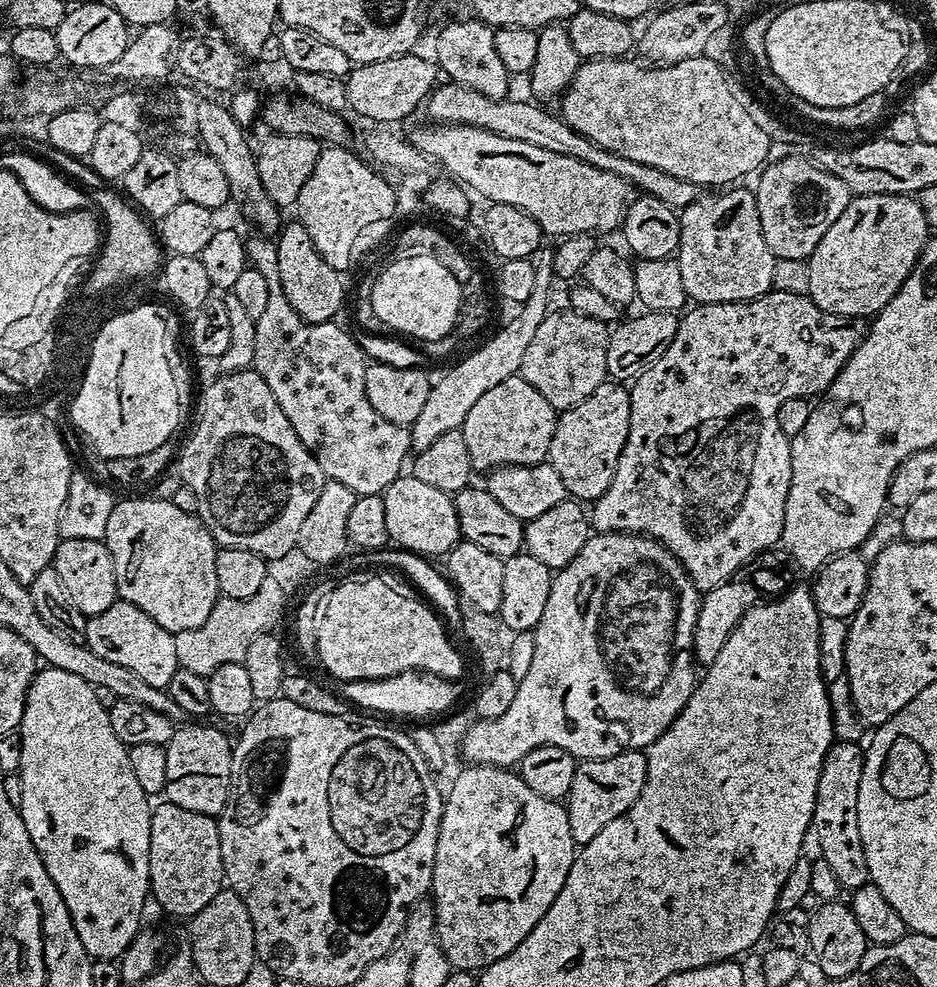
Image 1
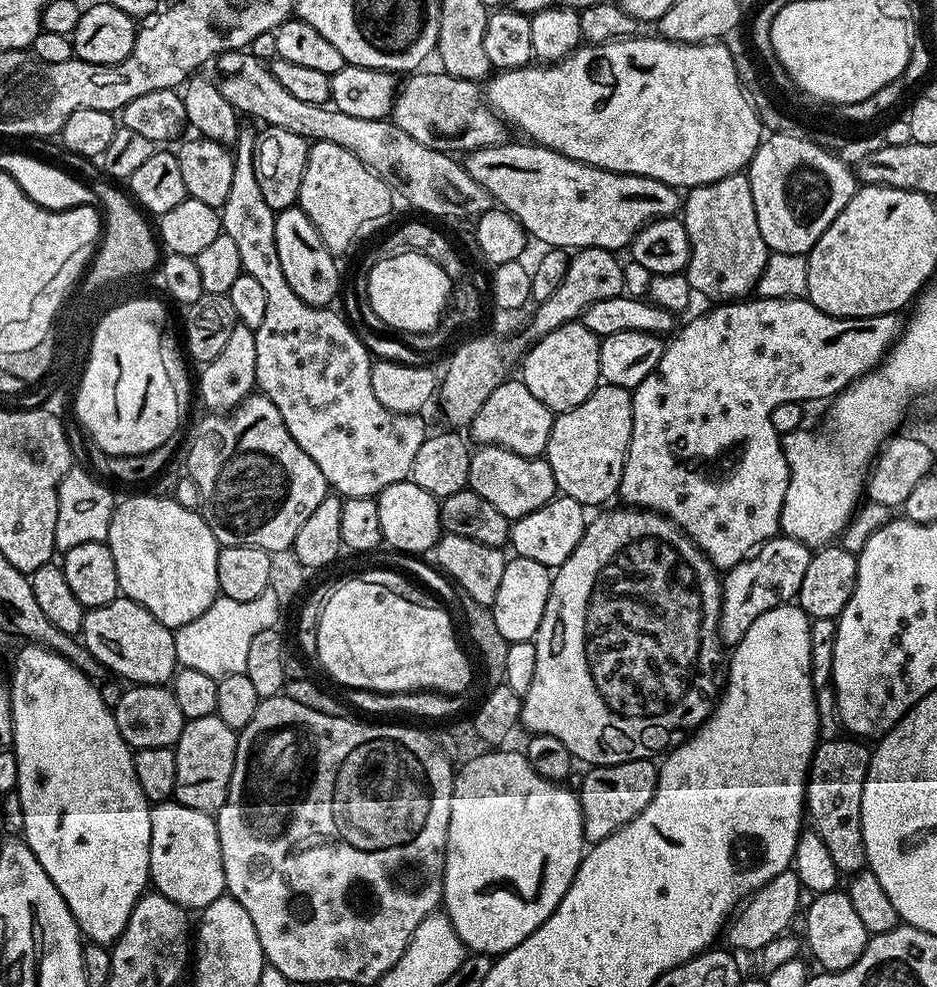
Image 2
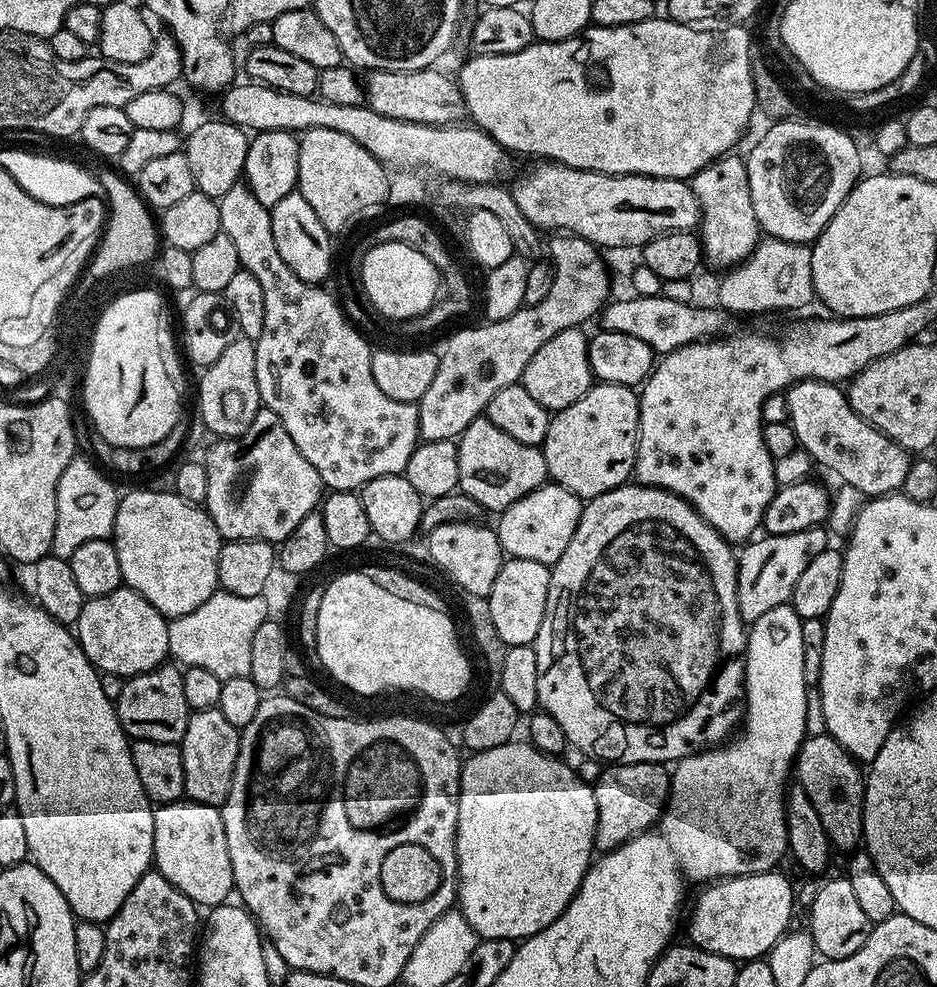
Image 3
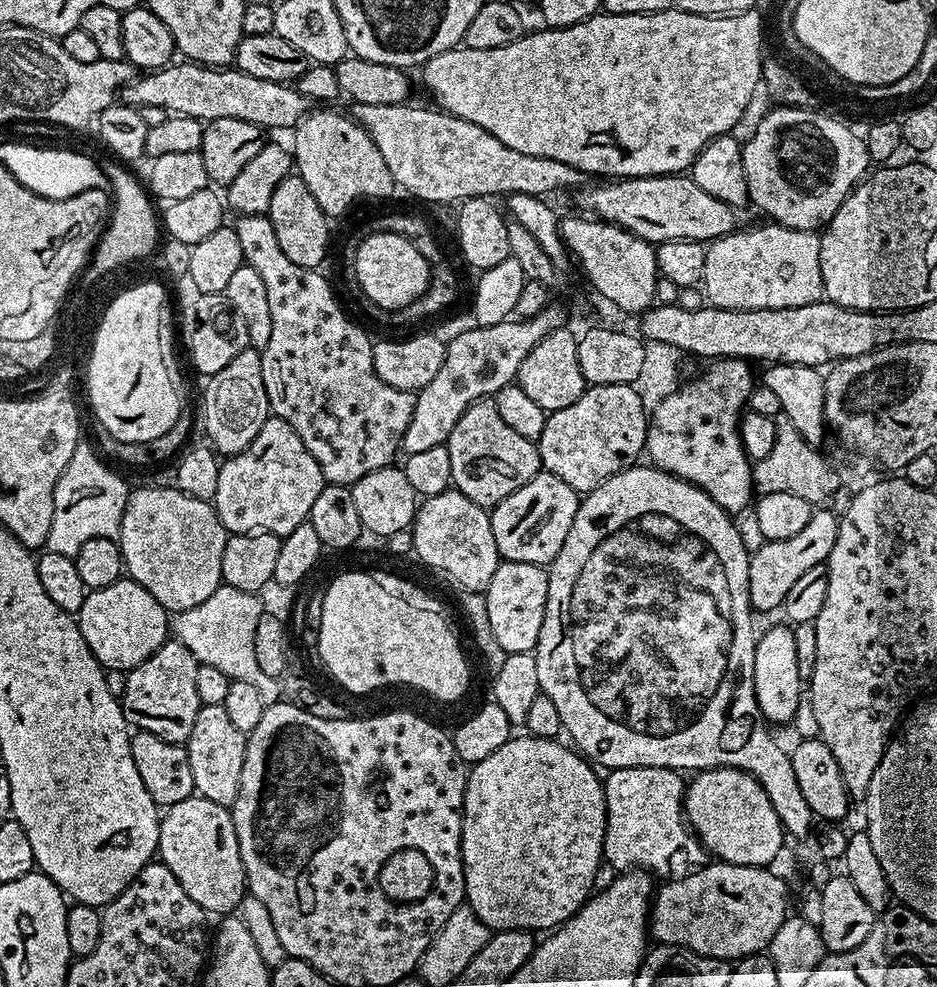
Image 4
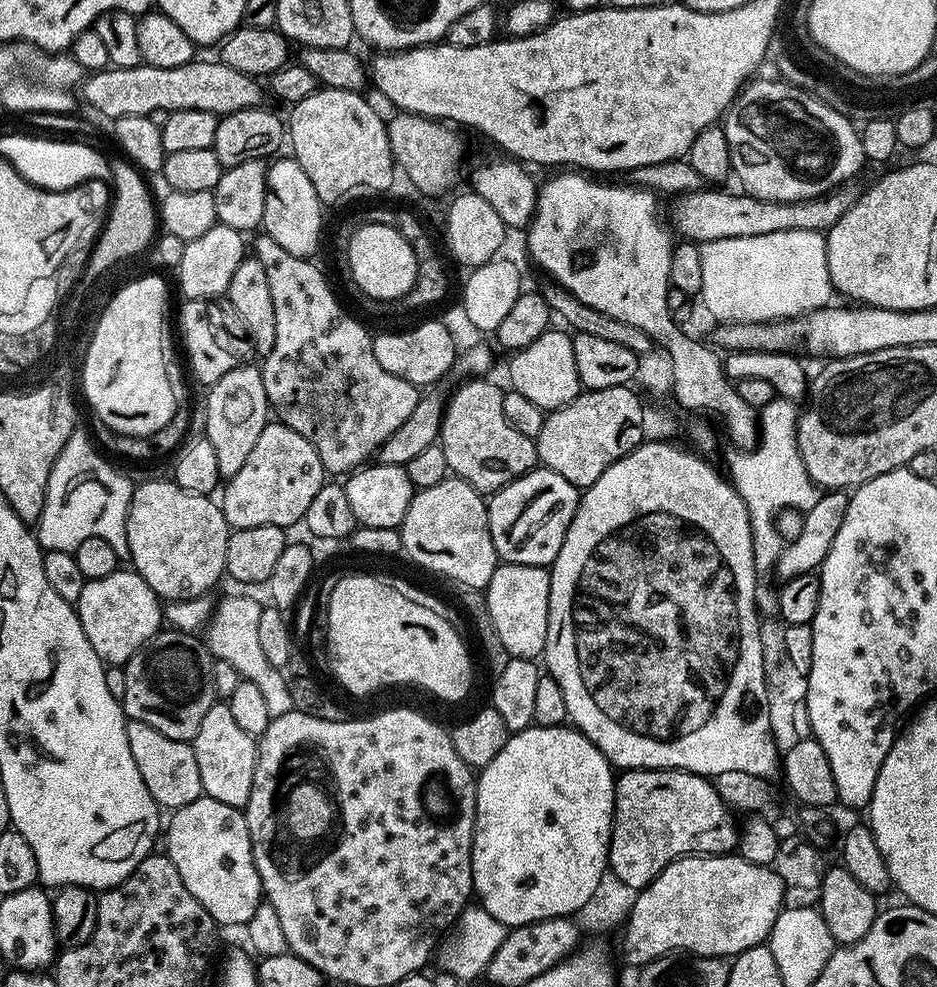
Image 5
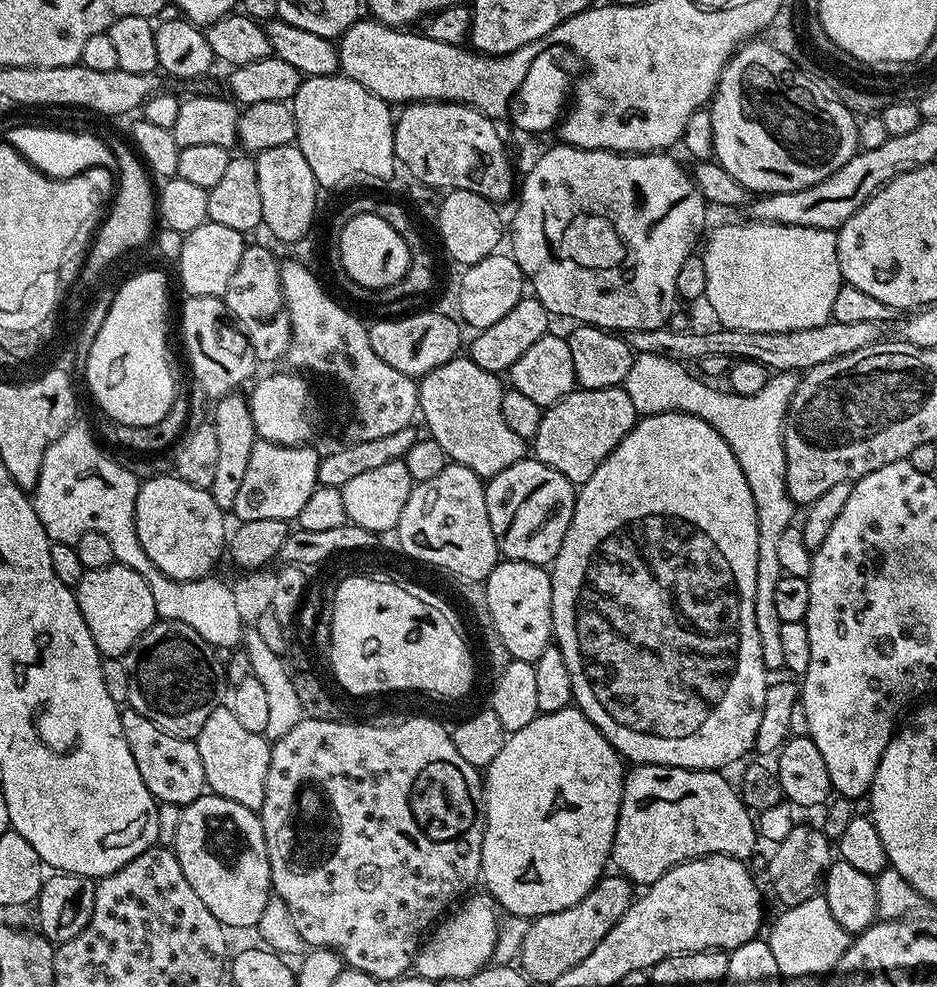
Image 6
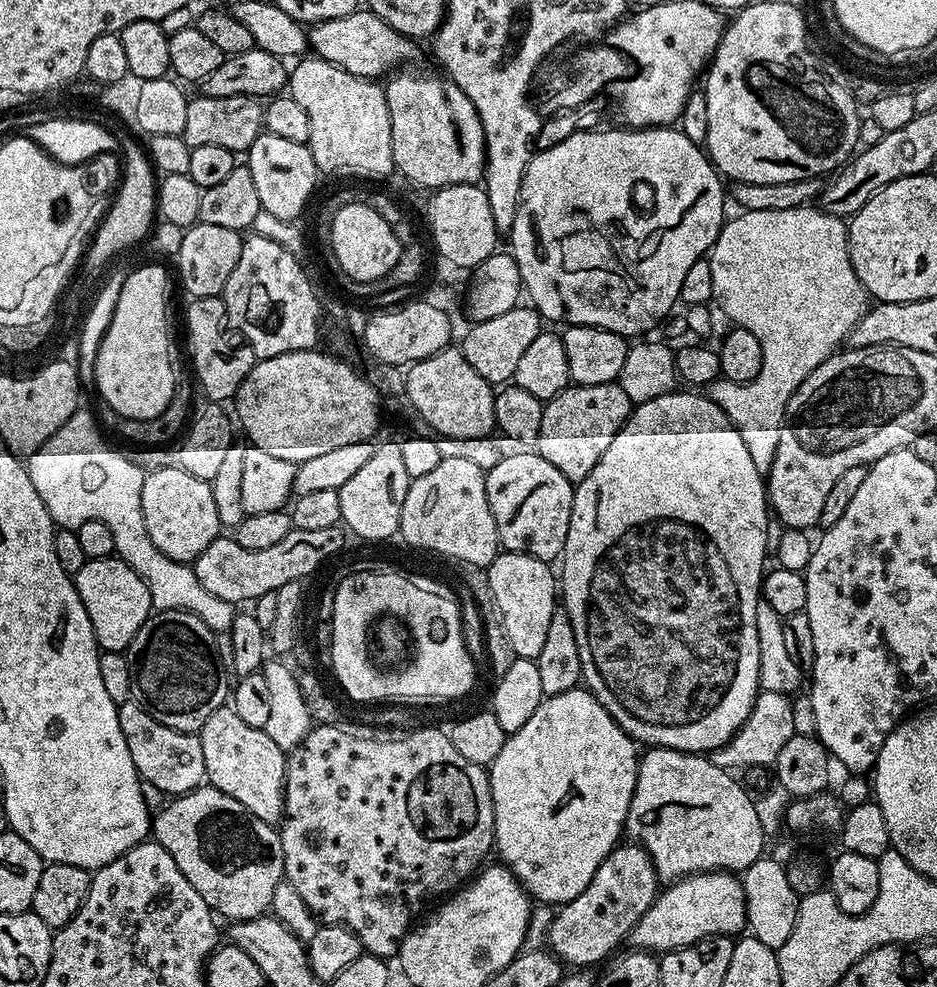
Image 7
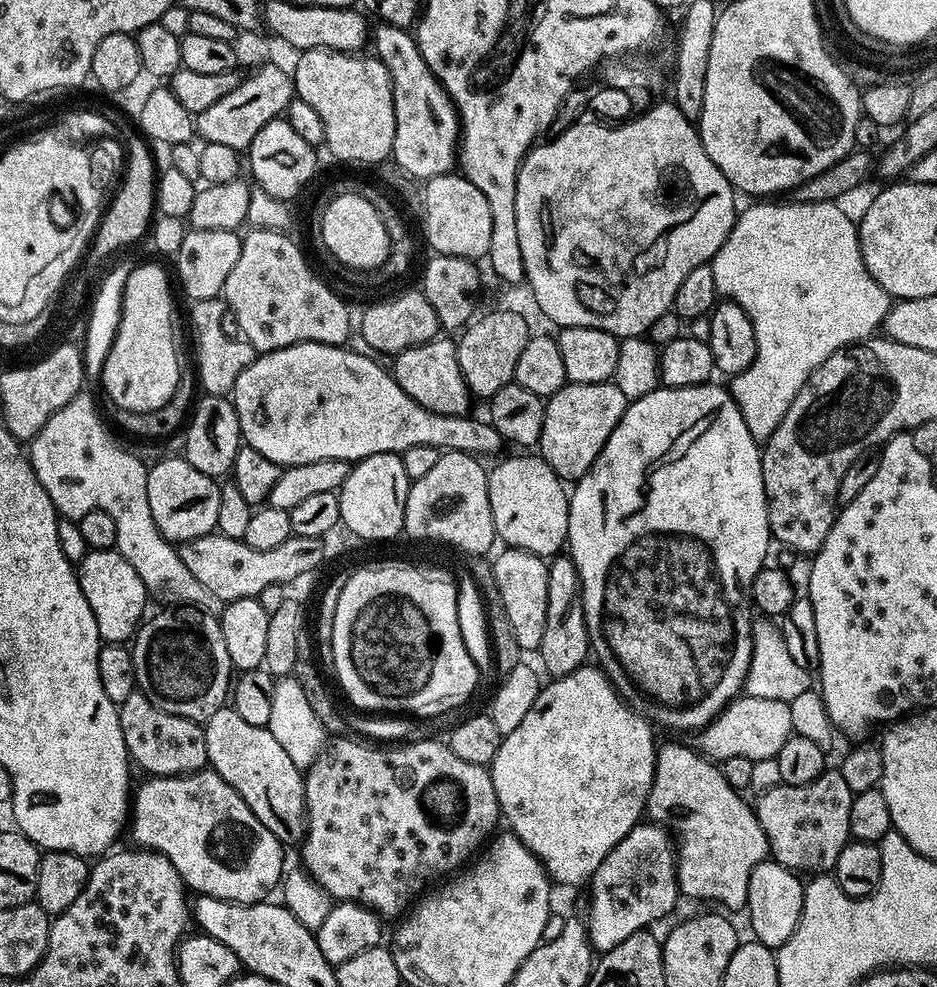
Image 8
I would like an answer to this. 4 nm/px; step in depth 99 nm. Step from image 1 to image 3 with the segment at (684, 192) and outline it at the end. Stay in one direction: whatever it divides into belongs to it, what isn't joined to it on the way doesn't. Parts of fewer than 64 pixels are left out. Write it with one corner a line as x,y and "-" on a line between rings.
433,66
422,70
372,70
363,81
364,95
369,107
386,114
386,118
398,118
402,122
418,122
430,126
459,125
465,119
466,109
459,83
439,72

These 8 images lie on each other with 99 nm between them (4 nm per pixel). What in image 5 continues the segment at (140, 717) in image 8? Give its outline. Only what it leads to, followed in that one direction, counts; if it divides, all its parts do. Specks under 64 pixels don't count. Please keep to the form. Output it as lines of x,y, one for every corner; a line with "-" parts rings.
128,720
126,742
130,742
130,754
134,757
134,766
138,766
138,774
142,774
142,782
146,782
146,790
150,790
161,809
175,810
190,806
190,802
204,795
202,778
198,774
198,758
194,758
189,741
166,738
162,730
146,726
146,722

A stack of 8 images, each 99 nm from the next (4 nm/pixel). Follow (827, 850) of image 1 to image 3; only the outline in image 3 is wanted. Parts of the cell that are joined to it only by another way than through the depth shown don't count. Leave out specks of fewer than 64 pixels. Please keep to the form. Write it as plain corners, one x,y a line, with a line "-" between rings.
830,735
808,736
801,744
794,761
795,783
810,798
814,811
822,822
822,830
826,830
826,838
833,849
841,848
844,854
859,849
864,834
864,782
866,776
861,765

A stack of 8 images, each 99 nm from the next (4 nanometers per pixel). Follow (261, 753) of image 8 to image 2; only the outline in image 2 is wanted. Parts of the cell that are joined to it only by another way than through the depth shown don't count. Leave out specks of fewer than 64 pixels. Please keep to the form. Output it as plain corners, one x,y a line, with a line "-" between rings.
220,716
194,718
185,723
182,734
175,742
176,790
174,800
194,810
215,814
226,802
230,778
236,757
237,729
226,726

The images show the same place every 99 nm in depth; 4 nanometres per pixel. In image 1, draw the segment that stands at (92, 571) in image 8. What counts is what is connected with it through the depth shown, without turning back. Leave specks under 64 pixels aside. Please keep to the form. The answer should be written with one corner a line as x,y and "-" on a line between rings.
119,598
112,603
110,610
102,610
102,614
88,617
86,626
86,643
94,654
109,662
119,662
150,682
150,686
162,689
167,689
170,678
174,678
176,669
180,667
178,654
174,650
175,641
175,635
158,626
150,614

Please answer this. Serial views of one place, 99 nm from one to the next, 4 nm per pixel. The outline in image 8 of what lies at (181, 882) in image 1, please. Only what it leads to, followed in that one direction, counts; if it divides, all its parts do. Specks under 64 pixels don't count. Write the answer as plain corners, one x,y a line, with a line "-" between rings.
205,770
203,772
191,772
188,776
154,776
145,779
145,781
145,784
137,792
135,789
134,795
130,800
130,832
132,828
132,840
136,843
133,845
139,846
144,850
161,852
172,863
174,870
178,870
178,874
184,879
185,885
193,893
201,896
222,898
226,902
234,902
235,904
258,904
267,901
271,897
268,895
275,888
277,891
278,885
282,880
282,873
286,868
286,863
284,864
285,845
281,844
278,838
274,838
274,834
270,834
270,830
266,830
266,826
262,826
262,822
258,822
258,818
254,818
250,806
246,806
246,802
242,802
239,794
218,773

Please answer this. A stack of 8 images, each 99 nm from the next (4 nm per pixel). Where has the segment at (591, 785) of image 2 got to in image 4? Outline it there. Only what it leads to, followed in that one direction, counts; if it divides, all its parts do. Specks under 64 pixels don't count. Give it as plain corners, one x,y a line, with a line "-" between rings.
613,768
603,777
606,830
602,860
607,867
609,864
610,867
617,868
615,871
620,874
643,870
657,877
667,877
668,867
675,856
678,863
688,864
684,866
692,870
709,863
709,853
704,851
703,844
696,839
684,815
686,780
680,776
683,775
675,768

